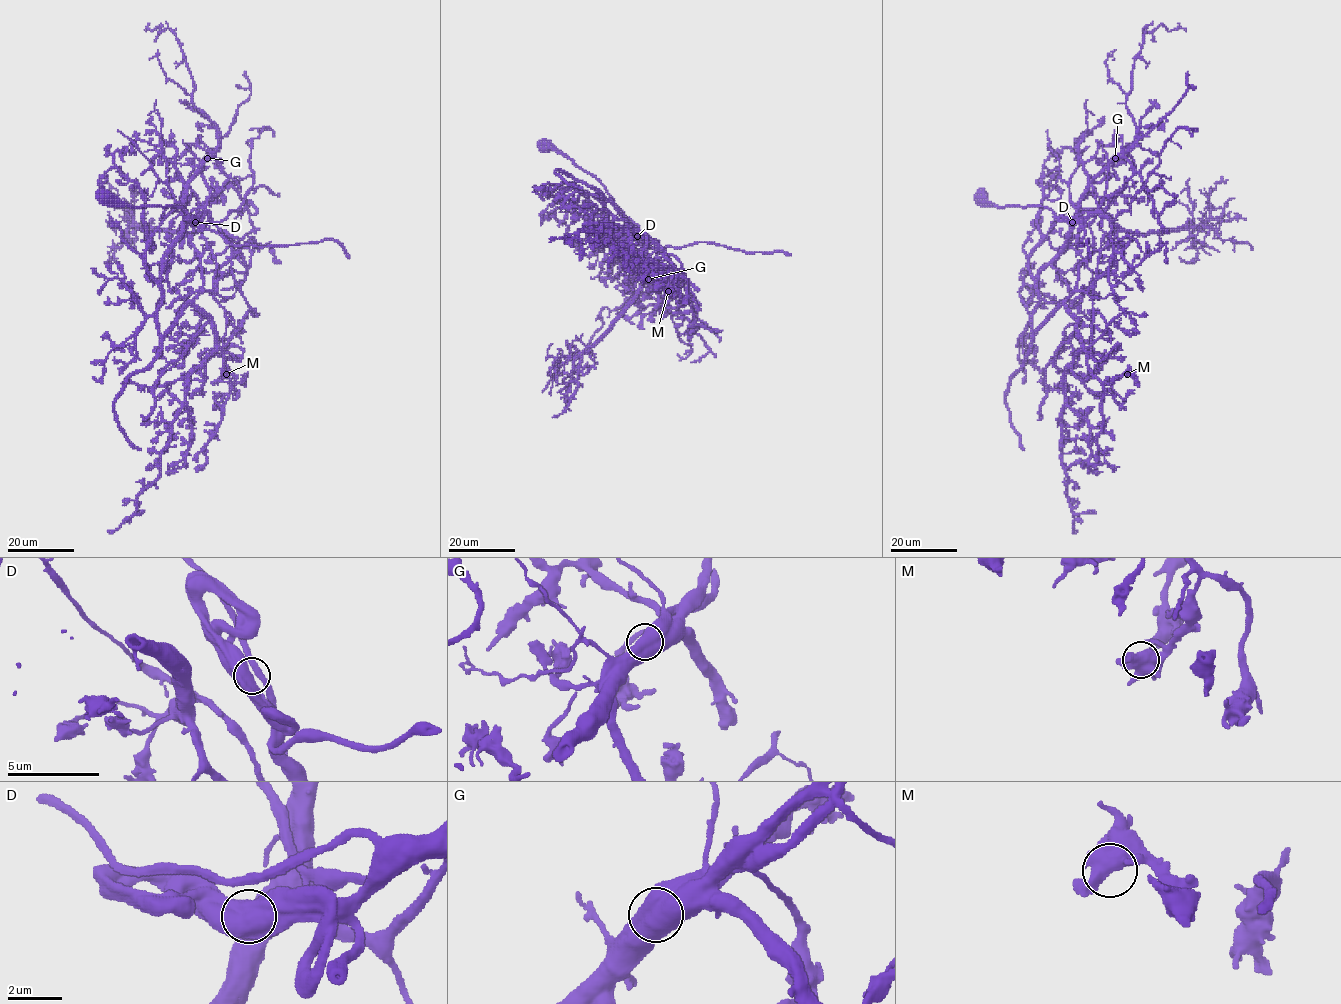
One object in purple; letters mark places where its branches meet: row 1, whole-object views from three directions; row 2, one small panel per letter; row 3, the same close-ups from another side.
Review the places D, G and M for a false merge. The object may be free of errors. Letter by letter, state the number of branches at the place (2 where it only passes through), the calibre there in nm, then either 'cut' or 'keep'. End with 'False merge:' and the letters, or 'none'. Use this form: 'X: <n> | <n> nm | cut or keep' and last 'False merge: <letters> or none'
D: 2 | 750 nm | keep
G: 2 | 750 nm | cut
M: 2 | 700 nm | keep
False merge: G

